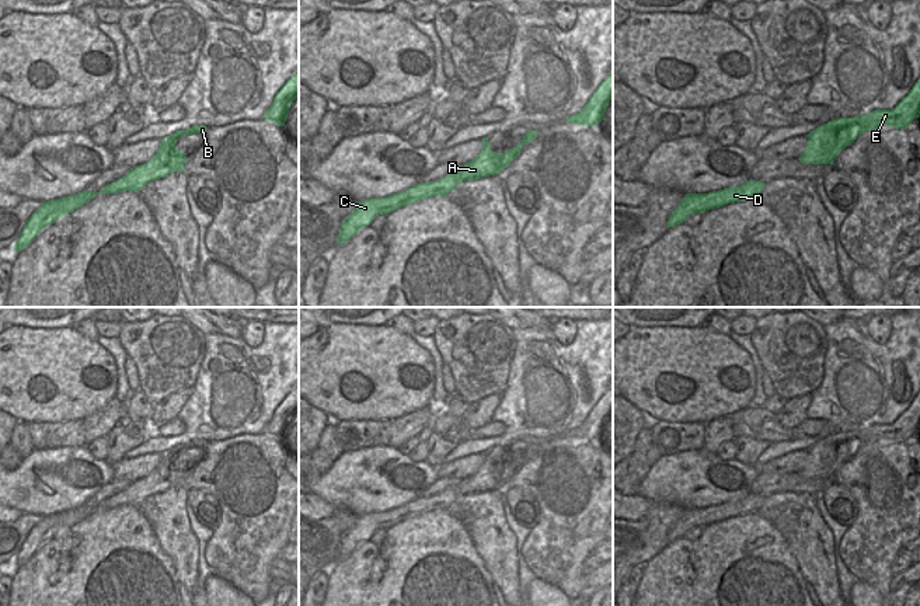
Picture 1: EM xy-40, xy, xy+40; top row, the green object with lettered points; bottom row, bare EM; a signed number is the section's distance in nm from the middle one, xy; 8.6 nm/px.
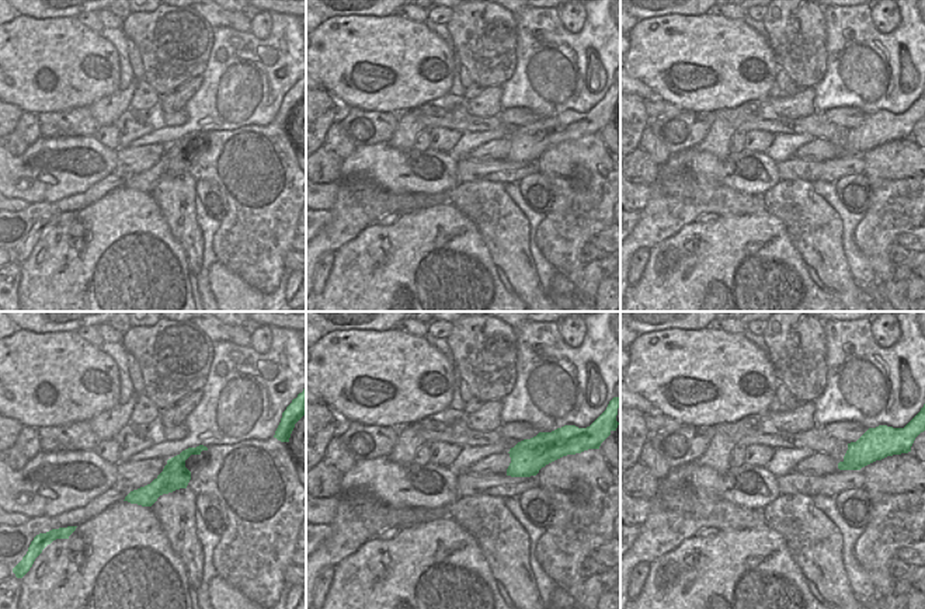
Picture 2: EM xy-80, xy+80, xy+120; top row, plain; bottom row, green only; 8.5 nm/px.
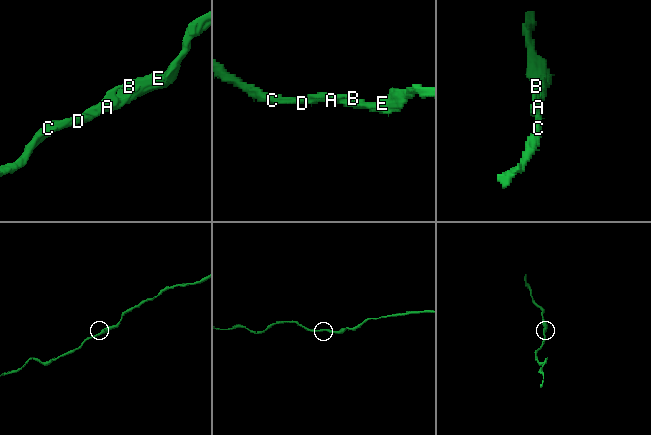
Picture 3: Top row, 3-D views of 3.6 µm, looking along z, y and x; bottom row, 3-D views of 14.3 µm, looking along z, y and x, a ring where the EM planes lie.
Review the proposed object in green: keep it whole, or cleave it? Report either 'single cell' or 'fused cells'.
single cell

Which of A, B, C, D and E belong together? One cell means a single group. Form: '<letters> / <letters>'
A B C D E

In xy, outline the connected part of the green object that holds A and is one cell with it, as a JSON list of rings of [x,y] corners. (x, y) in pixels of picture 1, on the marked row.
[[[529,130],[516,147],[509,149],[505,153],[492,152],[488,146],[488,137],[484,137],[481,153],[474,160],[460,166],[456,173],[438,181],[421,182],[386,198],[372,198],[358,202],[353,212],[341,223],[337,244],[346,243],[360,229],[370,226],[372,220],[379,215],[387,215],[422,199],[447,196],[453,188],[463,181],[501,174],[516,159],[522,146],[533,142],[537,137],[537,133],[539,130]]]

